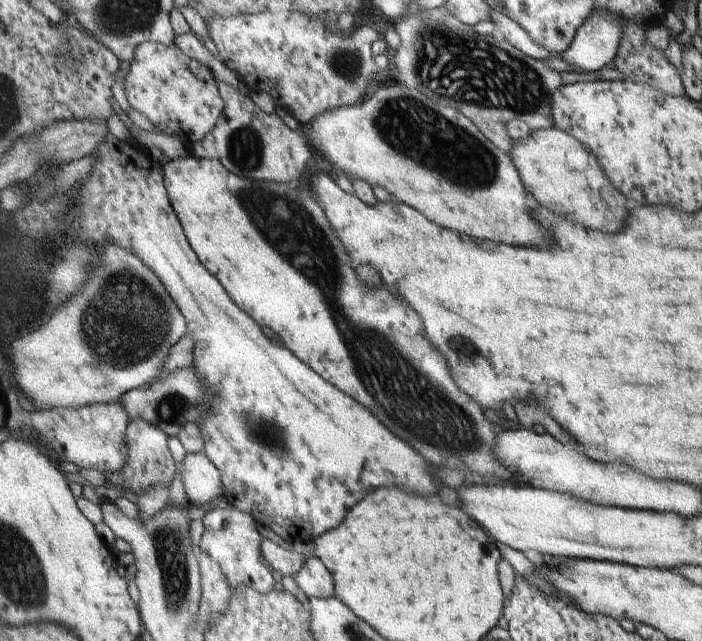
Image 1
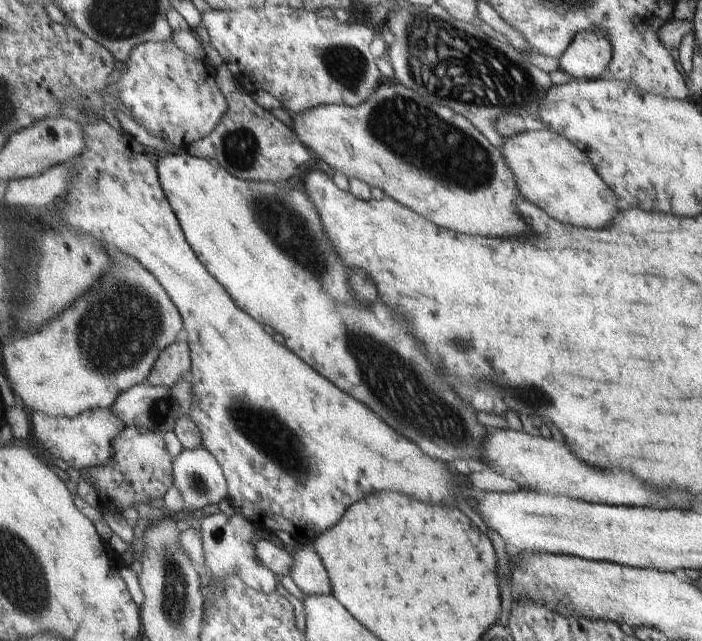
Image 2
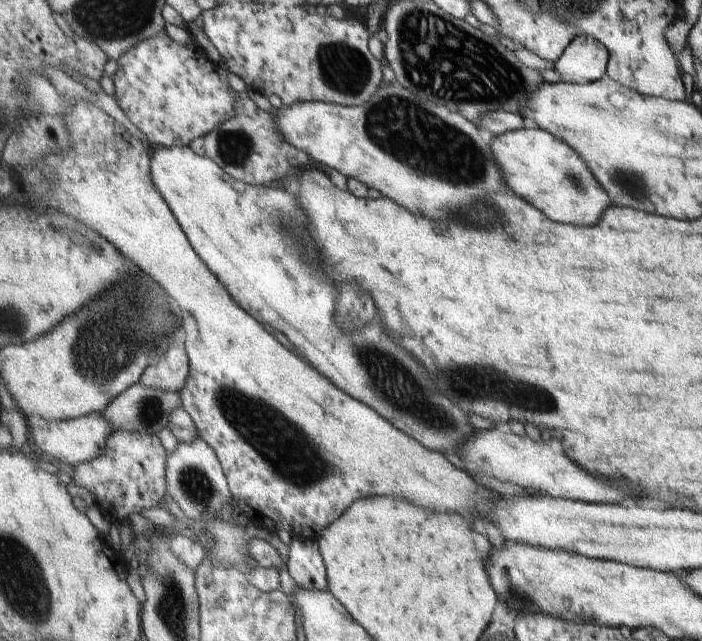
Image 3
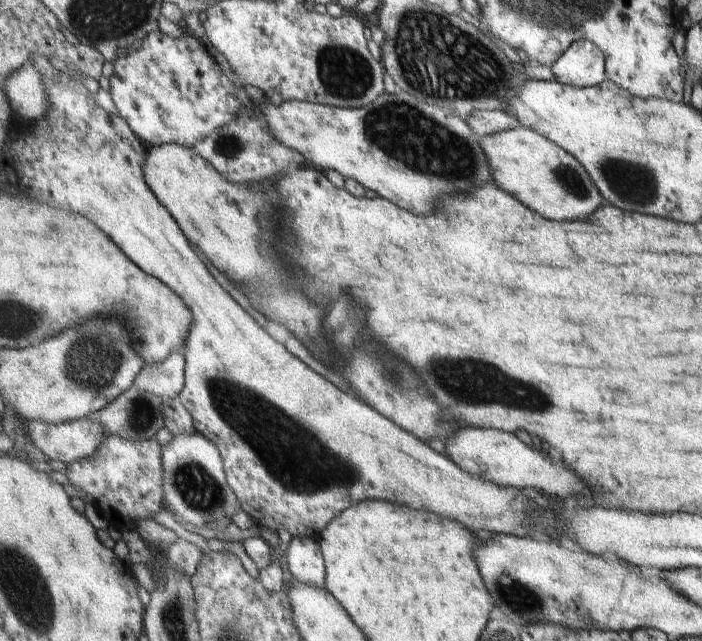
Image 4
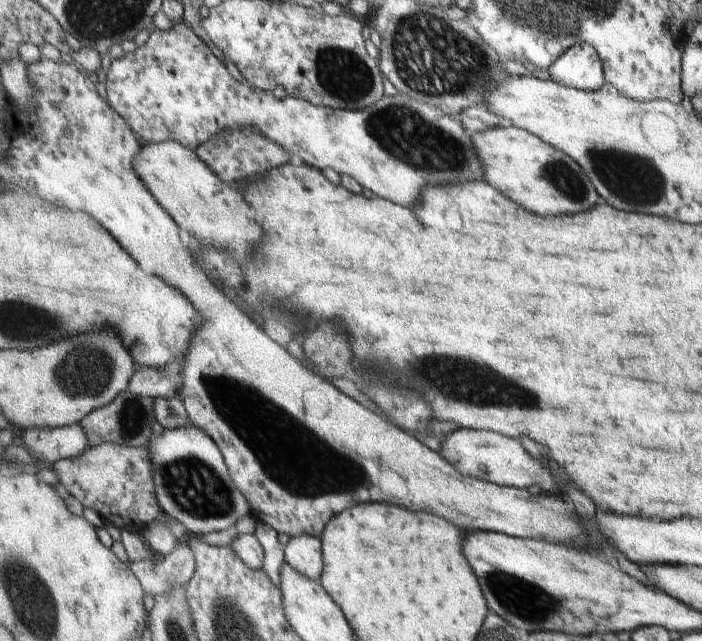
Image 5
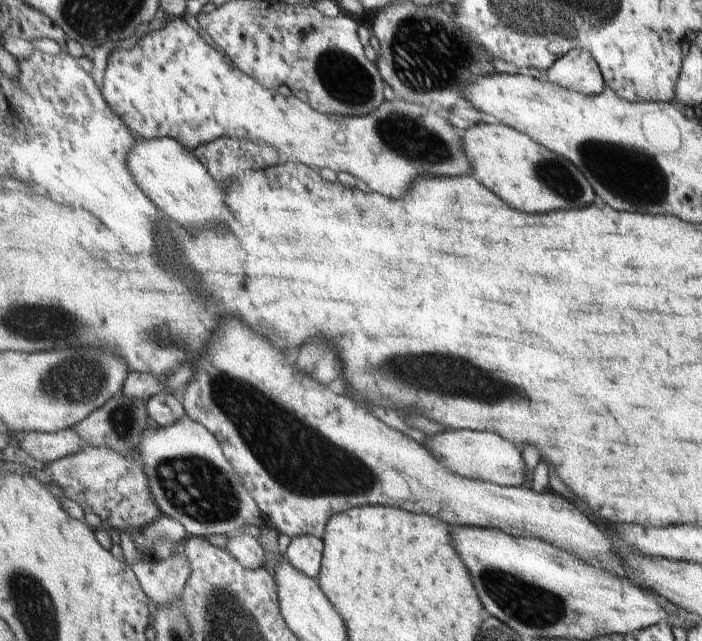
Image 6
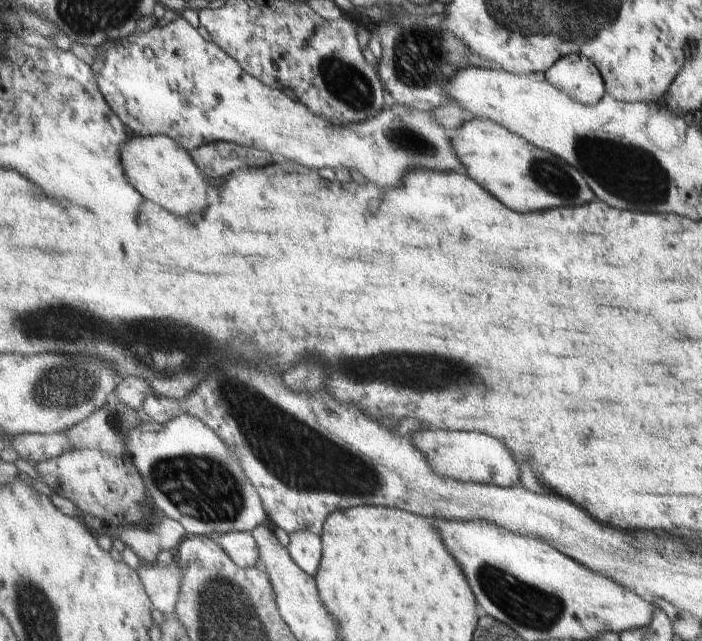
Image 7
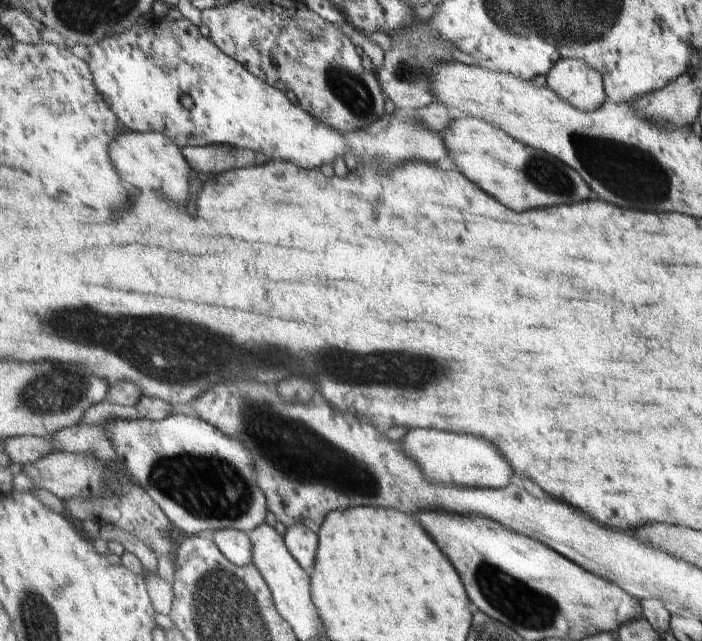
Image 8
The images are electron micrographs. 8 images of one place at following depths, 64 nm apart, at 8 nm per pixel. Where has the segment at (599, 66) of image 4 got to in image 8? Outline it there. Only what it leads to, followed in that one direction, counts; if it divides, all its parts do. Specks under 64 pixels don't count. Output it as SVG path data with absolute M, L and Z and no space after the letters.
M561 59L547 74L549 88L583 112L593 112L607 102L602 74L577 59Z

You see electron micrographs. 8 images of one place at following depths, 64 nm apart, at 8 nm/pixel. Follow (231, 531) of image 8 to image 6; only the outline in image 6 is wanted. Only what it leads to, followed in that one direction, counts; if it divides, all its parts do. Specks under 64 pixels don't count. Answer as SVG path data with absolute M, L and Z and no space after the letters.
M239 531L227 536L225 548L235 556L235 560L248 569L261 568L266 564L266 552L258 538Z

